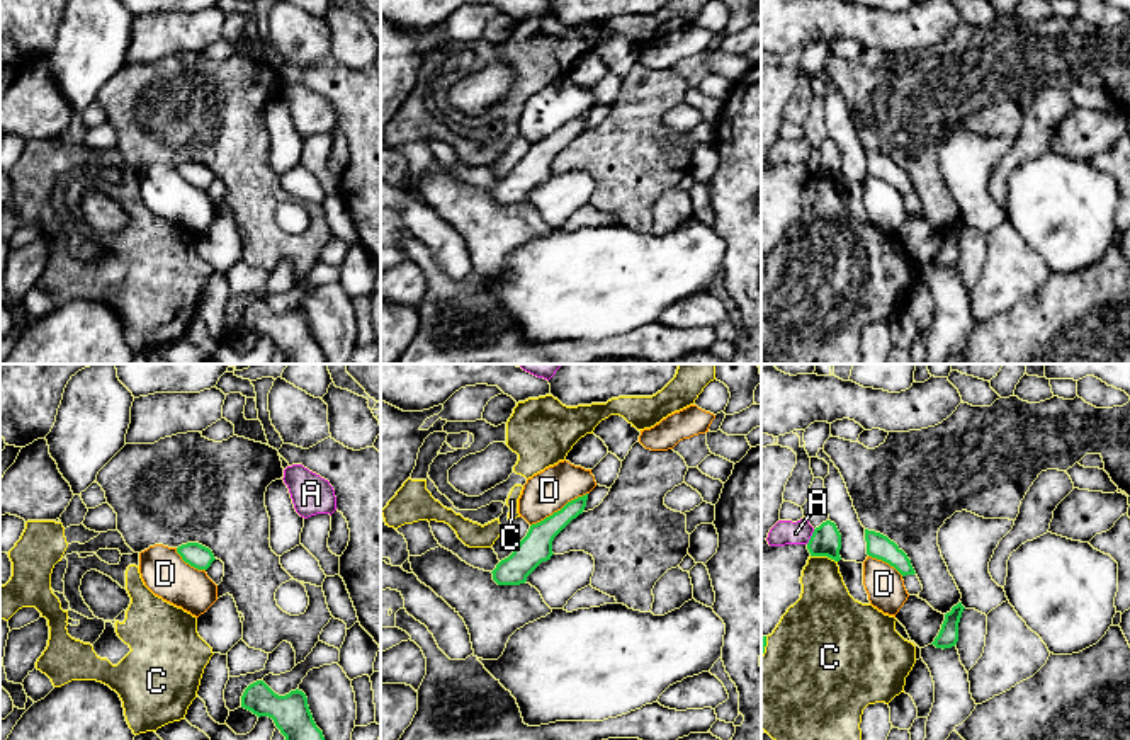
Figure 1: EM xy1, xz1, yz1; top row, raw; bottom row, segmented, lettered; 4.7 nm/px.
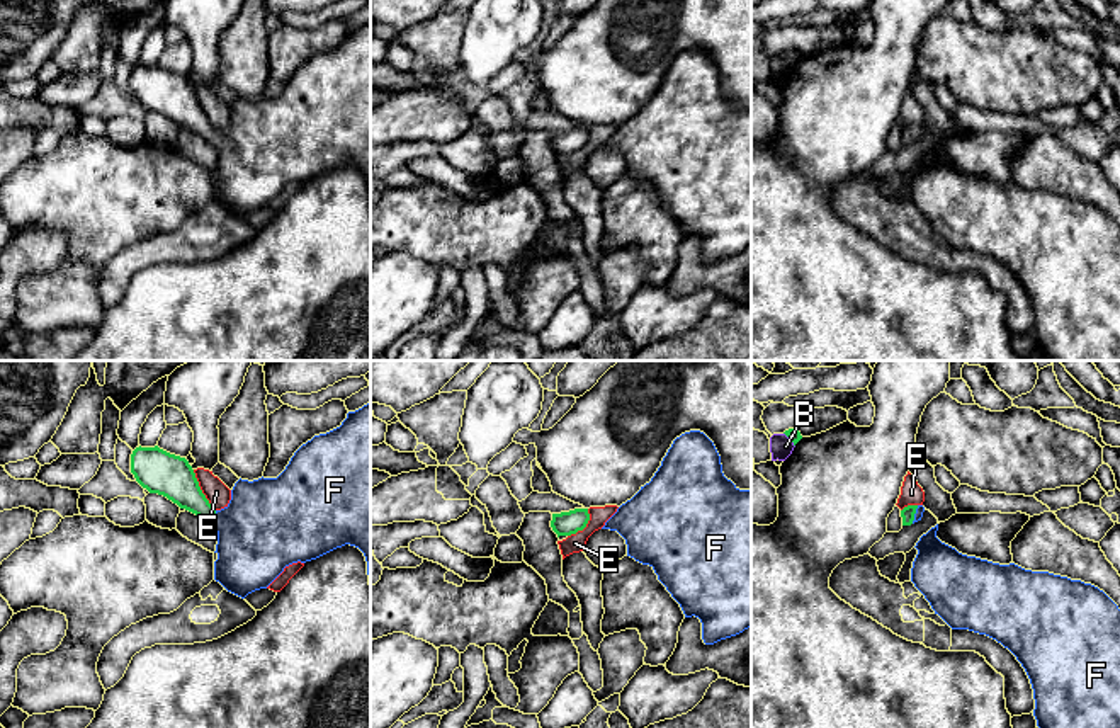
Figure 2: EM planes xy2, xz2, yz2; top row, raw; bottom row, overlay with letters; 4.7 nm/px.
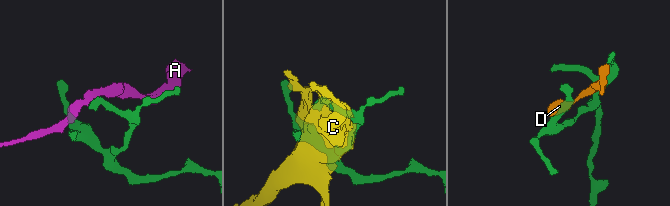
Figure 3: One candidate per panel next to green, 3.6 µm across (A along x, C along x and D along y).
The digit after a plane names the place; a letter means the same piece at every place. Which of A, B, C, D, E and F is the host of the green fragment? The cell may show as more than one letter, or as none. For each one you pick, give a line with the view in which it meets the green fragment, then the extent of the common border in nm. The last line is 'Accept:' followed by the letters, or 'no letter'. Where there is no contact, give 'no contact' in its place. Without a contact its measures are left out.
F: meets green in xy2; contact 70 nm long
Accept: F

